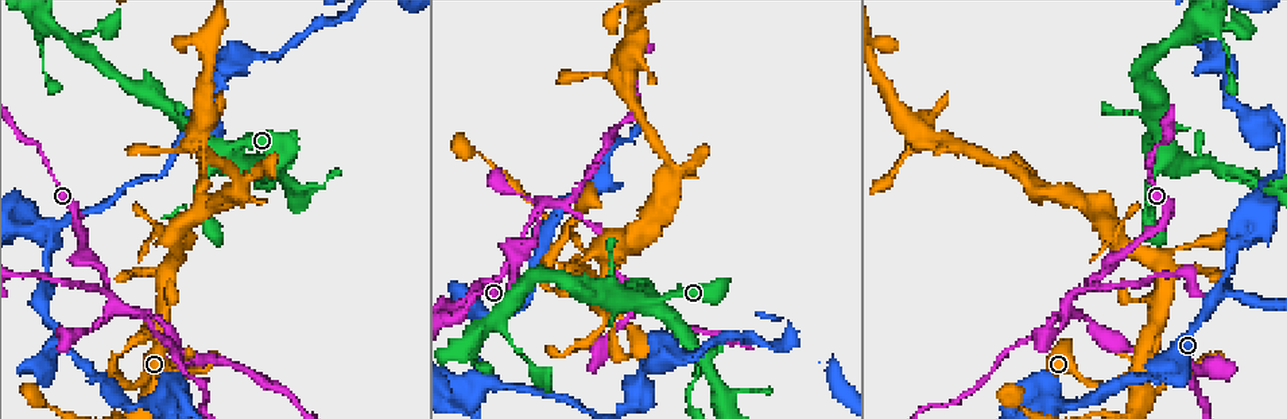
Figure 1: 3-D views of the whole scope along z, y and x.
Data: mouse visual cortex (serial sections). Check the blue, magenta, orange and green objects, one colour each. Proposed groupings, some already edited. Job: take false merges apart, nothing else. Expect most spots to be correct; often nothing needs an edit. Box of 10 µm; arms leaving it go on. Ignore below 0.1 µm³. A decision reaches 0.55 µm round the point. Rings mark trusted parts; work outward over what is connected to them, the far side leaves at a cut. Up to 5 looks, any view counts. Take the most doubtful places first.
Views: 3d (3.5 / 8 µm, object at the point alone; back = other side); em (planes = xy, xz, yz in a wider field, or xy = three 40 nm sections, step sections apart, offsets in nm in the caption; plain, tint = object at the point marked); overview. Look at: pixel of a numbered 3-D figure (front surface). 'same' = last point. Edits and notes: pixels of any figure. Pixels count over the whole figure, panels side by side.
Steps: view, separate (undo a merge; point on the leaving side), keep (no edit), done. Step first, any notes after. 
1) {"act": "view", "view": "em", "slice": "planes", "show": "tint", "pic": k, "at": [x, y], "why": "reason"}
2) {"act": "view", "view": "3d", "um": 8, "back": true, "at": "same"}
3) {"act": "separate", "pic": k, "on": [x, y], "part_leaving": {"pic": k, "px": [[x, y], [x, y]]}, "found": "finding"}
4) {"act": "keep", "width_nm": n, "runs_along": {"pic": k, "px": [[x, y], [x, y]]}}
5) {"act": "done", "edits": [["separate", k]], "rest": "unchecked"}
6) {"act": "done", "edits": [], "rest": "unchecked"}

{"act": "view", "view": "em", "slice": "planes", "show": "tint", "pic": 1, "at": [104, 279], "why": "abrupt turn"}

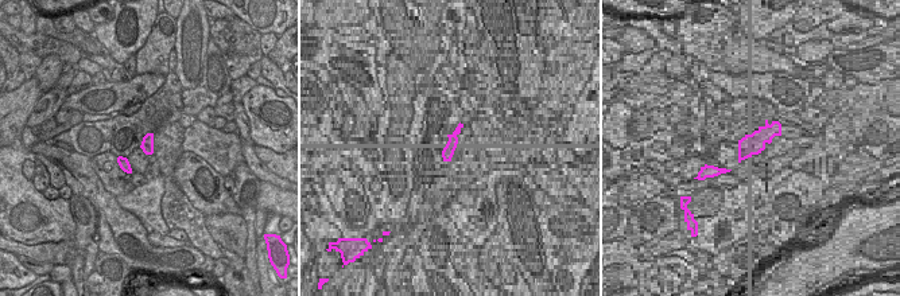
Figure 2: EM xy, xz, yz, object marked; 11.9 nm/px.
{"act": "view", "view": "3d", "um": 3.5, "at": "same"}

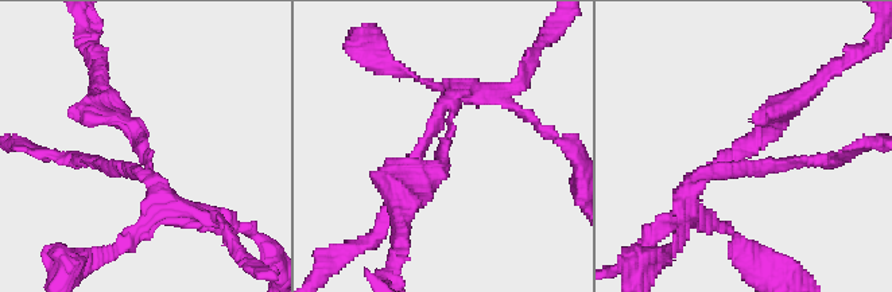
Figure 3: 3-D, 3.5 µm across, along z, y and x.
{"act": "separate", "pic": 3, "on": [652, 238], "arms": 3, "arm_widths_nm": [150, 200, 200], "found": "a second cell is stuck on"}

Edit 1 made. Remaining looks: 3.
{"act": "view", "view": "3d", "um": 3.5, "pic": 1, "at": [1155, 331], "why": "a fork"}

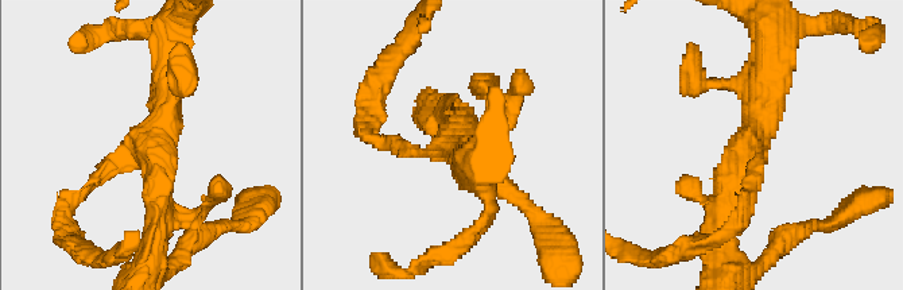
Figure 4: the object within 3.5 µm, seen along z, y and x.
{"act": "view", "view": "em", "slice": "xy", "step": 3, "show": "plain", "pic": 4, "at": [145, 143], "arms": 3, "arm_widths_nm": [150, 350, 400]}

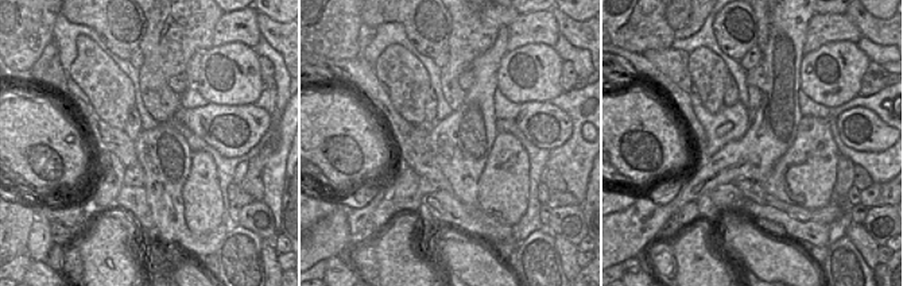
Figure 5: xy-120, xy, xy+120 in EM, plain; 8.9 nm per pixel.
{"act": "view", "view": "em", "slice": "xy", "step": 3, "show": "tint", "at": "same"}

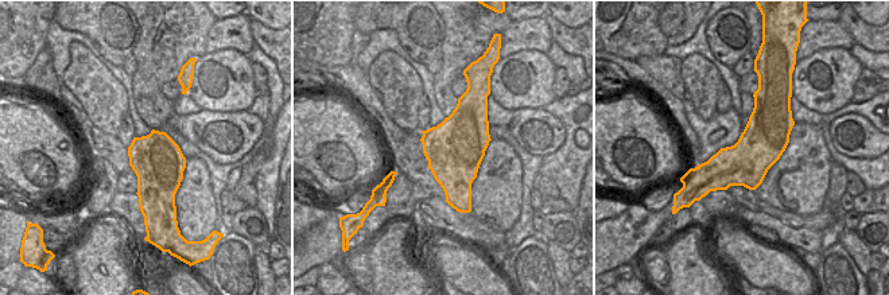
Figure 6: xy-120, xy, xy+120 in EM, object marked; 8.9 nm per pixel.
{"act": "keep", "width_nm": 550, "runs_along": {"pic": 4, "px": [[77, 194], [163, 128], [167, 62]]}, "found": "continuous, no second cell"}

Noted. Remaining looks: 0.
{"act": "done", "edits": [["separate", 3]], "rest": "unchecked"}

